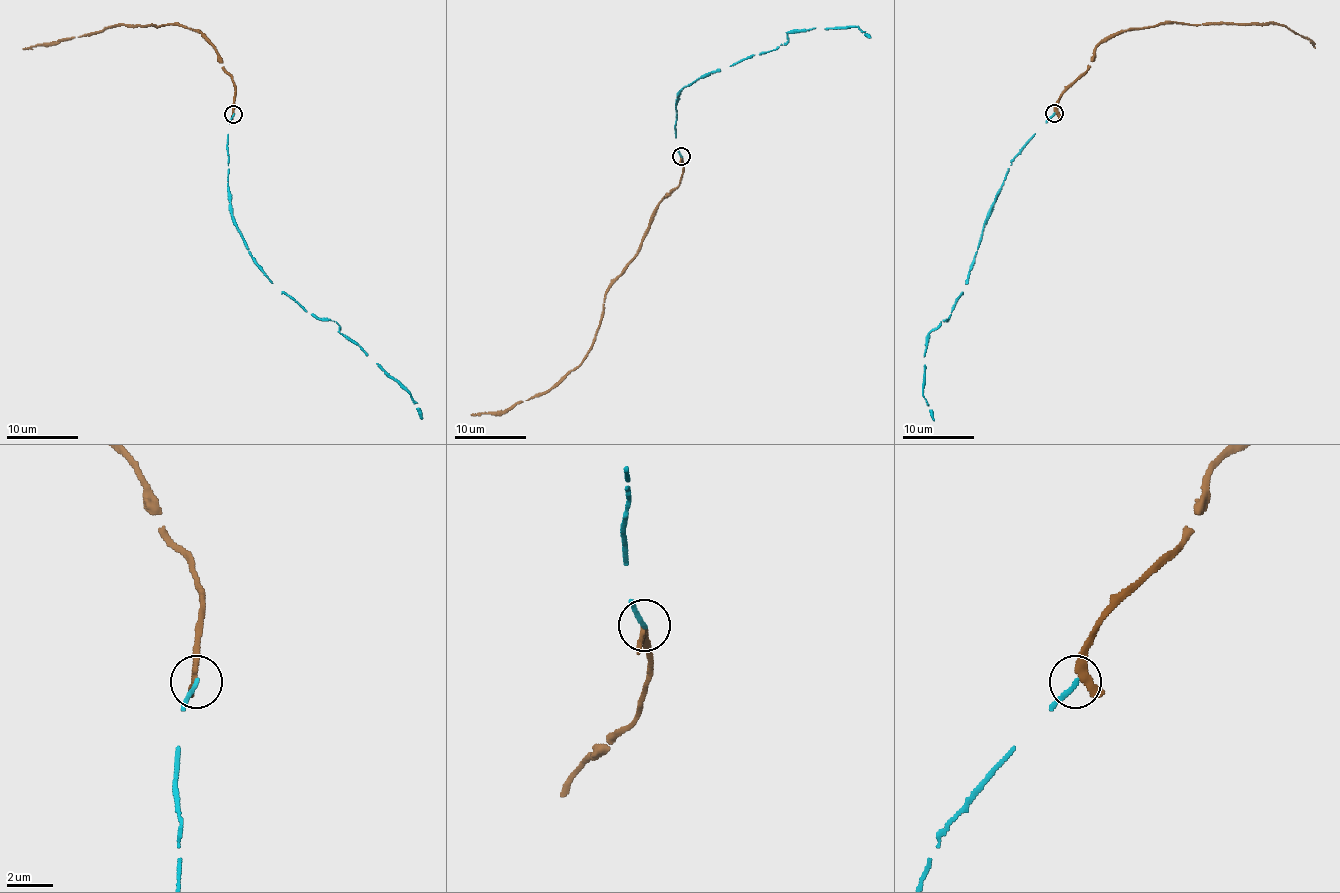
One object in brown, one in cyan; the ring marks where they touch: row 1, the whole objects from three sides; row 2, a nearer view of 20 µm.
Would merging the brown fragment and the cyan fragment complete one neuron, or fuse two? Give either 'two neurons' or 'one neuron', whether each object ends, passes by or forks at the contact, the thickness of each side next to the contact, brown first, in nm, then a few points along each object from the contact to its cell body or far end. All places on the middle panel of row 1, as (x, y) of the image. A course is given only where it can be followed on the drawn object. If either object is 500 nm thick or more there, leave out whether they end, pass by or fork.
two neurons | brown passes by | cyan ends | 240/200 nm | brown via (681, 158), (683, 177), (606, 293), (593, 345), (577, 366), (502, 411), (470, 415) | cyan via (681, 156), (675, 138), (677, 95), (699, 77), (777, 49), (790, 33), (797, 31), (858, 27), (870, 38)

